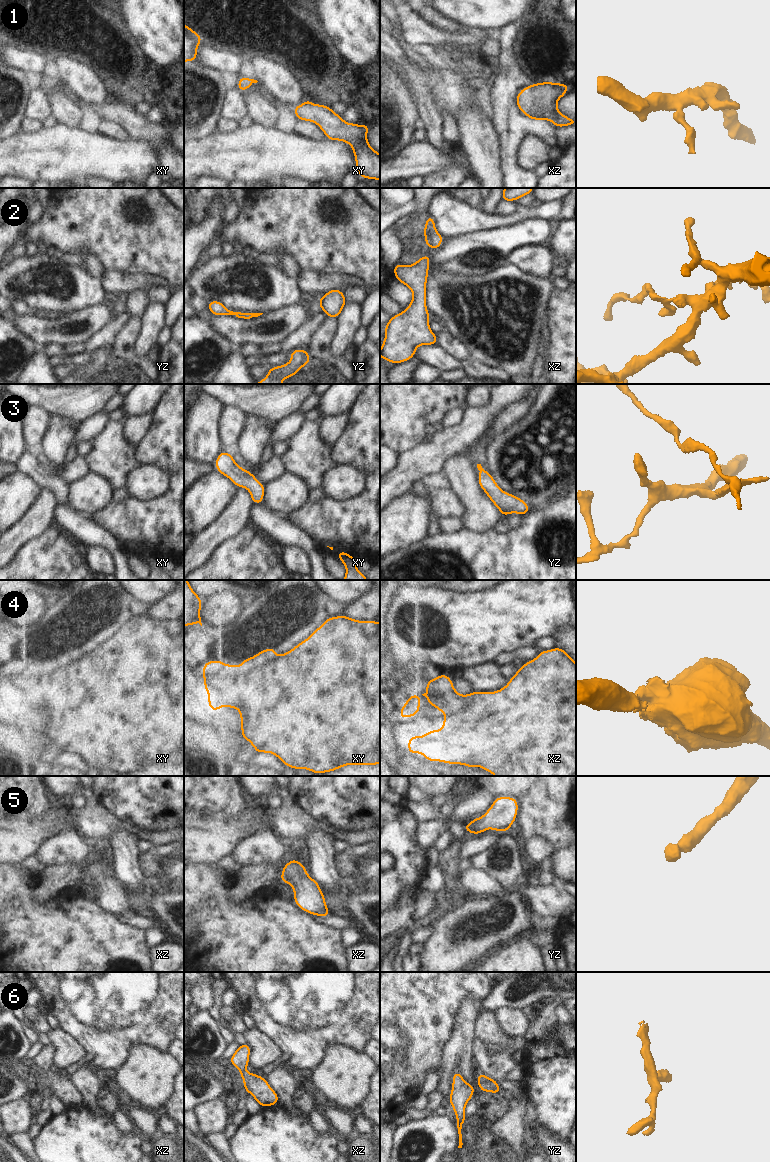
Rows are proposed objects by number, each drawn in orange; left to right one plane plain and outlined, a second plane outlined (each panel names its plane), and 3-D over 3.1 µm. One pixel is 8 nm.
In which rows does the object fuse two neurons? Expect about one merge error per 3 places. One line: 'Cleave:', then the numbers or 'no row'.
Cleave: no row

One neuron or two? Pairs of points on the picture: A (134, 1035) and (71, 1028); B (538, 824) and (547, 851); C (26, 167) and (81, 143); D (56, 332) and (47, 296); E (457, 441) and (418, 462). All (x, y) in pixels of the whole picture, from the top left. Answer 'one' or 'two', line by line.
A: one
B: two
C: one
D: two
E: one

